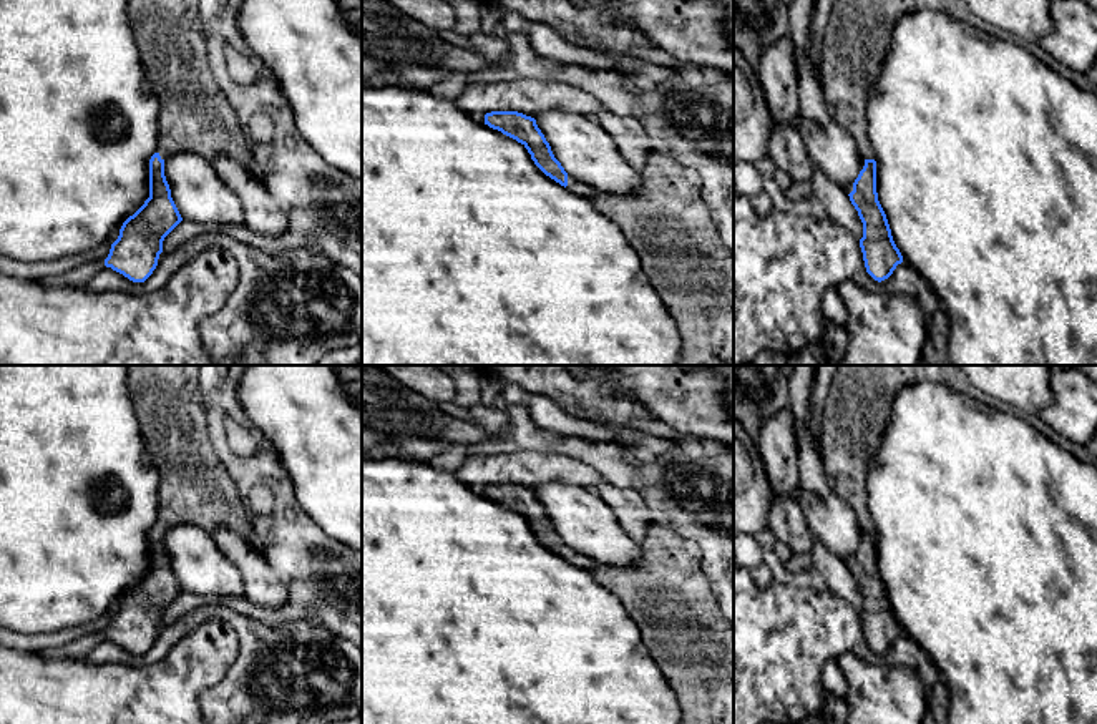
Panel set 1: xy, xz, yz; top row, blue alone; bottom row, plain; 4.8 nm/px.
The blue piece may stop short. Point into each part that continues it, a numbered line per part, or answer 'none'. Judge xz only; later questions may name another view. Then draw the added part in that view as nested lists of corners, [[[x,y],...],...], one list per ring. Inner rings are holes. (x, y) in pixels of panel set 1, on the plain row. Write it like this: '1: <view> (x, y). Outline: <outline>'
1: xz (576, 558). Outline: [[[568,545],[568,558],[566,560],[571,565],[579,566],[579,568],[584,568],[584,570],[588,570],[591,573],[594,573],[599,568],[599,565],[592,558],[583,555],[579,551],[576,551],[569,545]]]

